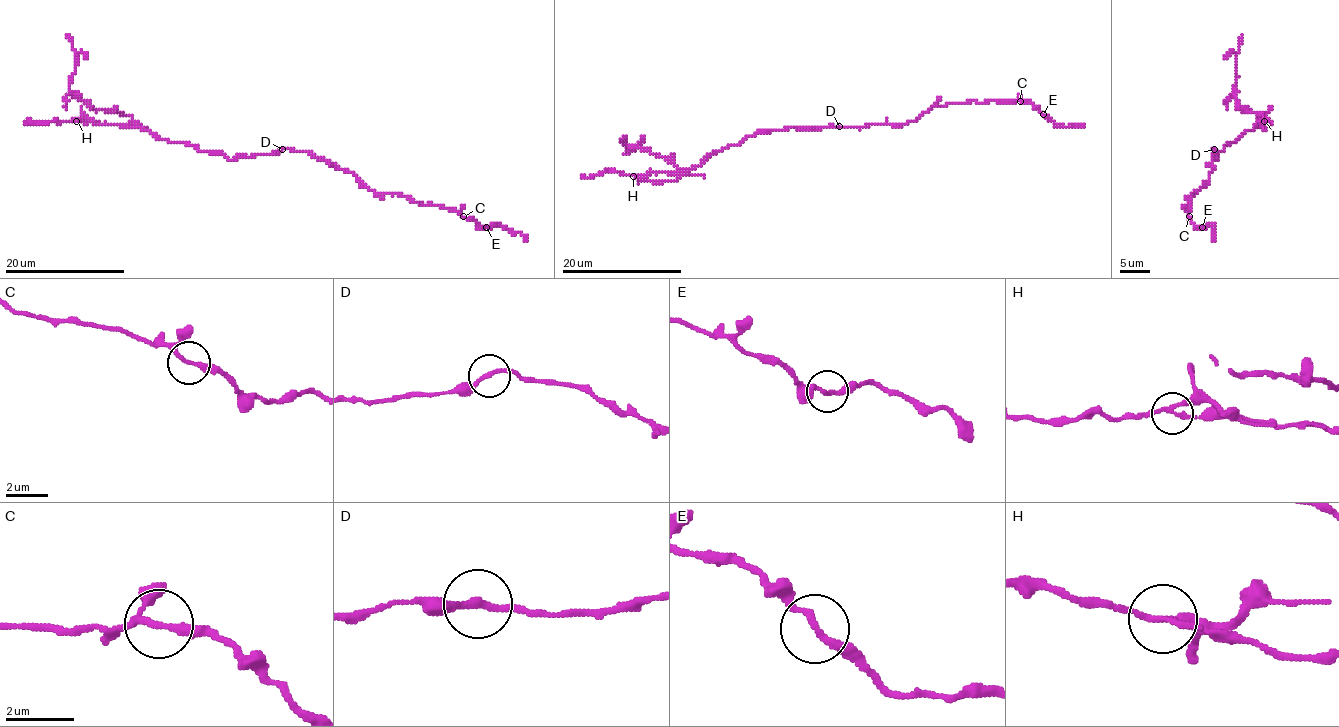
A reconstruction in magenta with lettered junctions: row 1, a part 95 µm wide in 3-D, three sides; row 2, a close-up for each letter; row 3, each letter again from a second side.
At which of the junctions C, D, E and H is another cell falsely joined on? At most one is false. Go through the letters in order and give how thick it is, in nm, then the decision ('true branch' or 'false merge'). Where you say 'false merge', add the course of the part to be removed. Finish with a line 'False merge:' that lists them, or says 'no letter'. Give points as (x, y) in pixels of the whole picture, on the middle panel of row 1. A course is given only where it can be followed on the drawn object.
C: calibre 180 nm; true branch
D: calibre 190 nm; true branch
E: calibre 190 nm; true branch
H: calibre 180 nm; false merge; course (633, 176), (663, 183), (690, 176), (651, 153), (628, 146), (634, 149), (624, 153)
False merge: H

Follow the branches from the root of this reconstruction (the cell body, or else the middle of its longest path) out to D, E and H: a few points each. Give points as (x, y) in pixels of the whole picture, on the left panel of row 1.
D: (261, 155), (278, 153), (282, 149)
E: (261, 155), (285, 147), (311, 152), (353, 173), (375, 194), (401, 194), (444, 206), (486, 227)
H: (261, 155), (228, 159), (221, 153), (200, 152), (184, 143), (157, 139), (139, 127), (76, 121)

